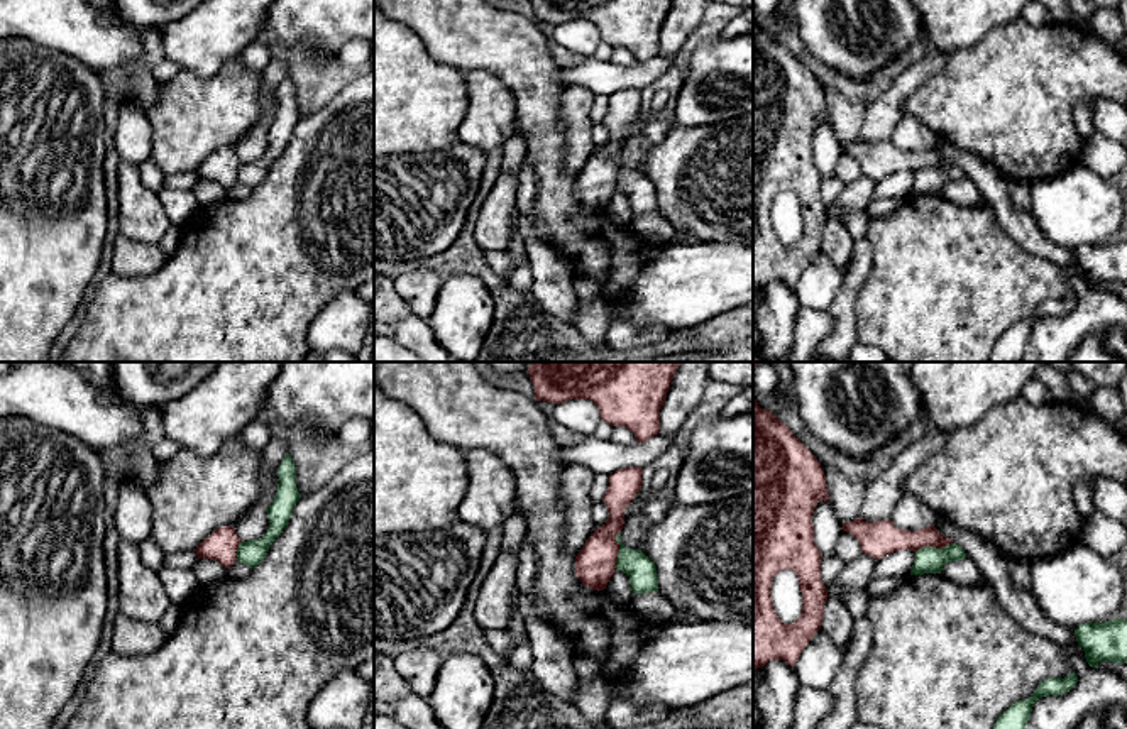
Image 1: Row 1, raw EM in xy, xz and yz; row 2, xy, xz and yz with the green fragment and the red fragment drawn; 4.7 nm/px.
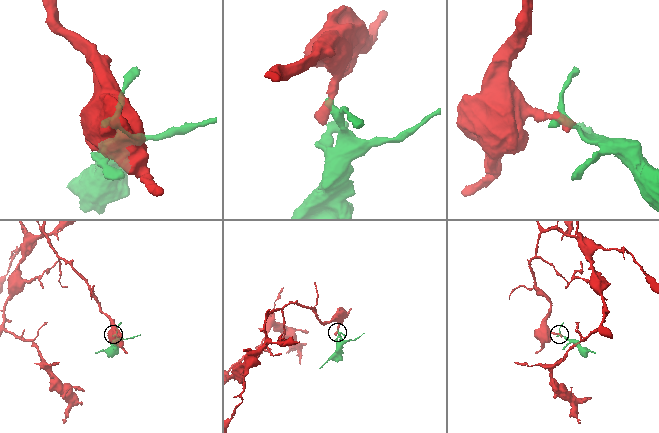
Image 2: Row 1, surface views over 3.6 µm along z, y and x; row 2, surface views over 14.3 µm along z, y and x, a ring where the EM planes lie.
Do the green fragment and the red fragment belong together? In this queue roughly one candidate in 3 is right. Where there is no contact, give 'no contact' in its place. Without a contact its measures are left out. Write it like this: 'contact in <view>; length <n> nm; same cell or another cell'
contact in xz; length 190 nm; another cell

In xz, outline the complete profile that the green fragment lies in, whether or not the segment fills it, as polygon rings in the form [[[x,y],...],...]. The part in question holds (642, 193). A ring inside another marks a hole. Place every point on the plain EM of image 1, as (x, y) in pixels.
[[[621,154],[616,156],[619,174],[616,191],[629,198],[633,215],[646,215],[658,211],[658,198],[655,184],[641,173],[626,169],[621,164]]]

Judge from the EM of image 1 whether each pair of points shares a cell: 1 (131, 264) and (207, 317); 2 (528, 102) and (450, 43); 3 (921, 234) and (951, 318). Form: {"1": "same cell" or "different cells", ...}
{"1": "different cells", "2": "same cell", "3": "same cell"}

